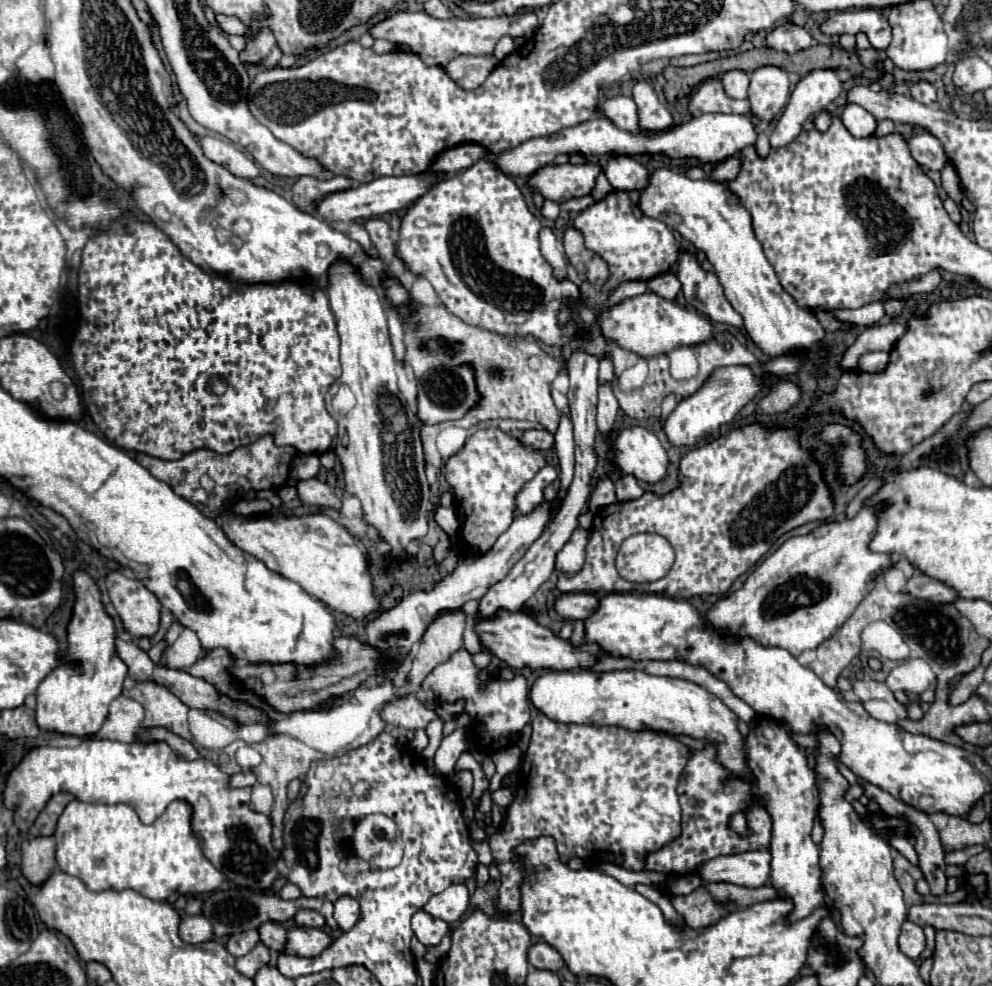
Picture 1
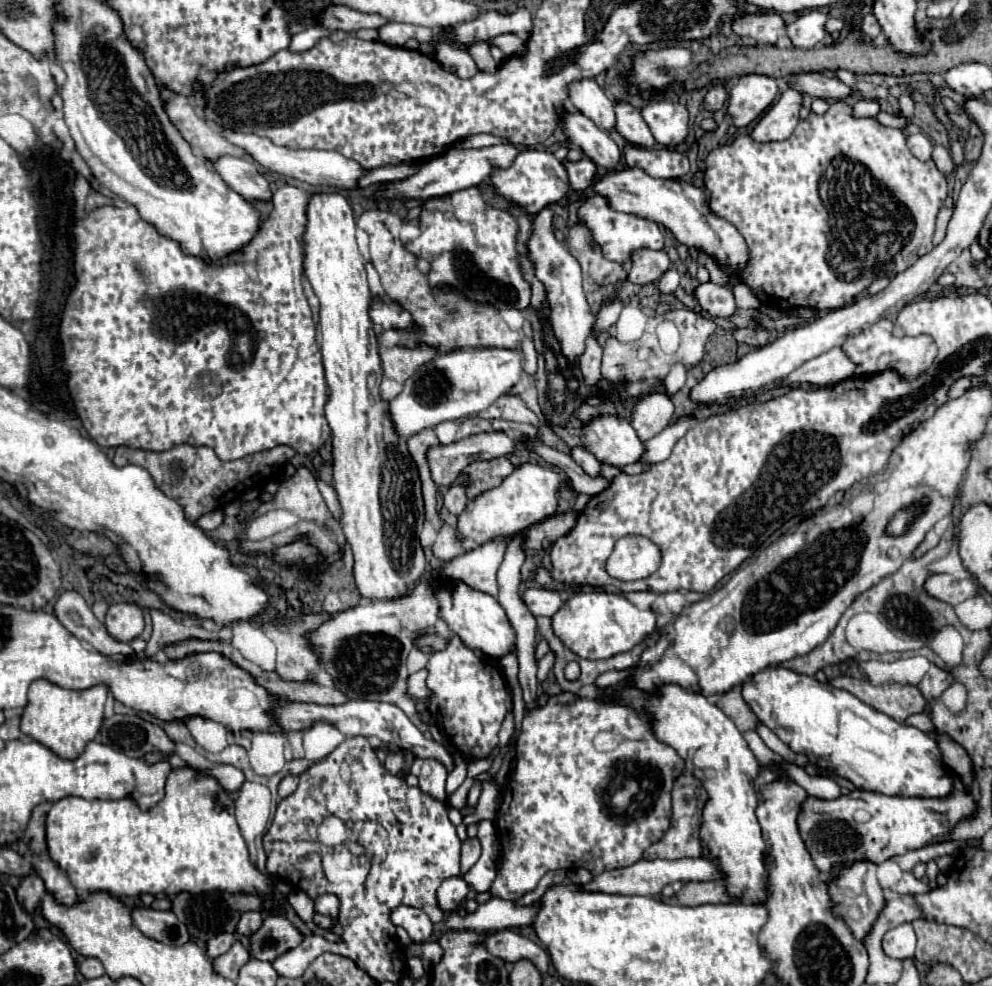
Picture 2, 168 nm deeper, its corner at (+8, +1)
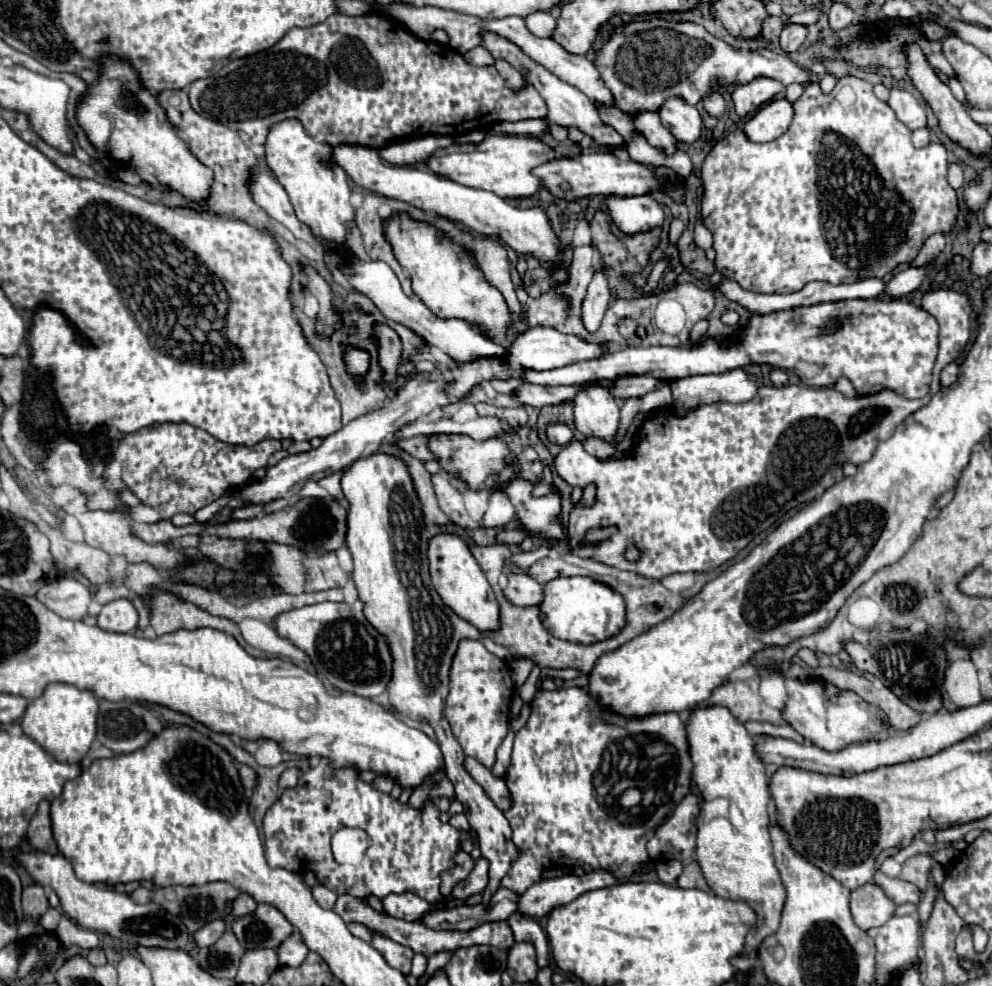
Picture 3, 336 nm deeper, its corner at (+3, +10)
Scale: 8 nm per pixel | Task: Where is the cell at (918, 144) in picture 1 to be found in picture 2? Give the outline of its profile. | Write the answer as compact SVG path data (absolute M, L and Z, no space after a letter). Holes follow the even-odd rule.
M924 134L908 136L908 148L918 160L930 160L932 158L932 144Z

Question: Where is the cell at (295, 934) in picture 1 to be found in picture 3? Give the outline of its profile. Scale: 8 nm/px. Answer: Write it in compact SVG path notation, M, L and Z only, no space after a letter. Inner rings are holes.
M261 903L253 915L233 923L233 933L245 949L277 949L293 933L293 925L277 907Z

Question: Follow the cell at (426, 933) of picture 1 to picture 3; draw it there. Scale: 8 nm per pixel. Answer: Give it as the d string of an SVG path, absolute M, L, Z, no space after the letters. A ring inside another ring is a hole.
M391 893L383 899L383 909L387 915L397 919L421 921L431 911L431 905L413 893L401 893L401 895Z

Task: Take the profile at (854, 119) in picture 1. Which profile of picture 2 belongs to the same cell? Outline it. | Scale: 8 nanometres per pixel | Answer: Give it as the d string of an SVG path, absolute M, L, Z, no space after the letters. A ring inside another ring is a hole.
M858 100L854 104L854 116L876 116L880 112L878 100Z

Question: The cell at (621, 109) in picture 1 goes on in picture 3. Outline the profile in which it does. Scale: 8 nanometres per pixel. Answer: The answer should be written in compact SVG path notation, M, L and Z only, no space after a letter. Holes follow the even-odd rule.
M641 111L635 115L635 129L645 135L649 145L661 147L663 151L675 151L677 139L669 133L667 127L663 127L657 111Z

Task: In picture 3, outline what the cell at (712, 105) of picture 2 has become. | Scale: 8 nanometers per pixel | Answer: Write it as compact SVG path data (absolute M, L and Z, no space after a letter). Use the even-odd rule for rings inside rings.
M713 91L711 95L707 95L707 97L703 99L703 107L705 107L705 111L707 111L709 115L721 117L723 111L725 111L725 99L723 99L723 95L721 95L719 91Z

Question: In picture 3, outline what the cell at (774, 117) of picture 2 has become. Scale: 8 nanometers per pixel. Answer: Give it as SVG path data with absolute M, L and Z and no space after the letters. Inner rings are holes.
M775 99L761 107L743 127L745 135L755 143L767 143L781 137L793 121L793 103Z

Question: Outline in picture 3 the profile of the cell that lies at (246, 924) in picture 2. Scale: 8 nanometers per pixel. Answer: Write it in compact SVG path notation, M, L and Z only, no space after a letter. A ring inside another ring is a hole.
M241 893L235 901L233 901L233 915L235 917L247 917L249 913L253 913L257 907L257 903L253 901L251 895L247 893Z

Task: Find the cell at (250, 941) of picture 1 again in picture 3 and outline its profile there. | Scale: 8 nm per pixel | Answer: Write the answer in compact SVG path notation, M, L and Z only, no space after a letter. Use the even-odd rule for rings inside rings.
M217 919L213 923L207 923L205 927L201 927L201 931L195 933L195 943L199 947L211 947L223 933L225 933L225 923Z

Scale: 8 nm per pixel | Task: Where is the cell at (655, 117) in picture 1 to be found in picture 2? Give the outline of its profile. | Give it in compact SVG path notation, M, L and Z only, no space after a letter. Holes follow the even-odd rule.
M650 102L642 108L642 118L662 146L678 146L688 136L688 110L680 102Z

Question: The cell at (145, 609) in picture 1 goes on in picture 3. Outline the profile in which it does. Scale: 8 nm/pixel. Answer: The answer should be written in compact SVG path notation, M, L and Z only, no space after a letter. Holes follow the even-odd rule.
M115 599L103 605L101 613L97 615L97 625L105 631L115 633L133 633L137 629L137 609L129 599Z

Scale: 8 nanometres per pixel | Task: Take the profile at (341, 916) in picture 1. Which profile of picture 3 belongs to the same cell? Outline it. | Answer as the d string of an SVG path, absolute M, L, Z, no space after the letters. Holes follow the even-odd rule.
M315 885L315 887L313 887L313 897L315 897L315 901L317 901L323 909L331 909L331 907L335 905L335 901L337 901L337 893L333 893L331 889L327 889L327 887L323 887L323 885Z

